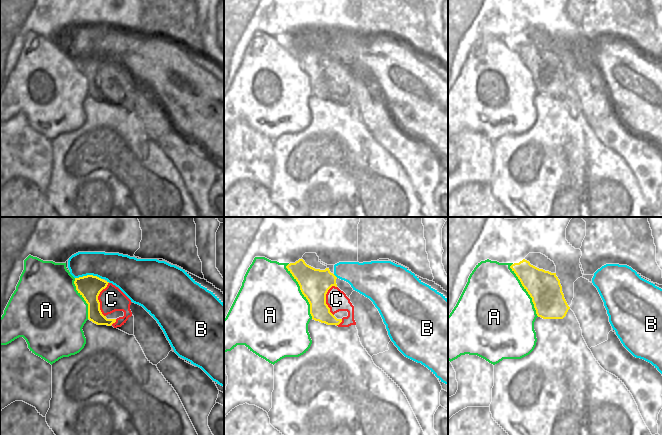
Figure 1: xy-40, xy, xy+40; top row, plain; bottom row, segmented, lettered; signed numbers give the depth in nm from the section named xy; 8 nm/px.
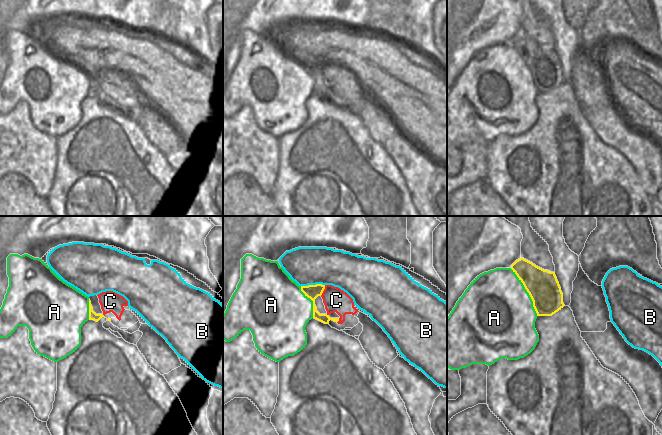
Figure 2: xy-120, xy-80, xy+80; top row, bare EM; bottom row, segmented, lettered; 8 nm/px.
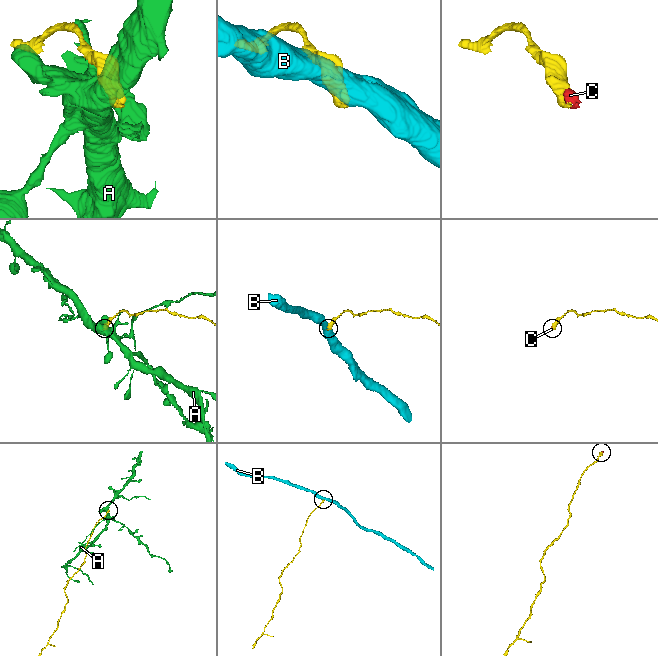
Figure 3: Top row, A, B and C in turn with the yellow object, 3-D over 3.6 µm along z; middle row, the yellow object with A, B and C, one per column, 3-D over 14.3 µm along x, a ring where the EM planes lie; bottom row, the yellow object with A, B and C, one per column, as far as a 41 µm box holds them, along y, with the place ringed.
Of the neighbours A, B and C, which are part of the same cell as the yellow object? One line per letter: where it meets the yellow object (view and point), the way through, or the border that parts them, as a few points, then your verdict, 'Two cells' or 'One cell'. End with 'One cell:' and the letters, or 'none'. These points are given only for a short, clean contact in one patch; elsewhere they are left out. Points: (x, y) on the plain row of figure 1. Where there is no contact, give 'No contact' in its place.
A: Touches yellow at xy (301, 67). Two cells
B: Touches yellow at xy-40 (89, 51). Boundary: xy-40 (75, 53), (96, 51), (102, 55). Two cells
C: Touches yellow at xy-40 (97, 75). Path across: xy-40 (89, 62), (97, 70), (97, 75), (111, 75). One cell
One cell: C

